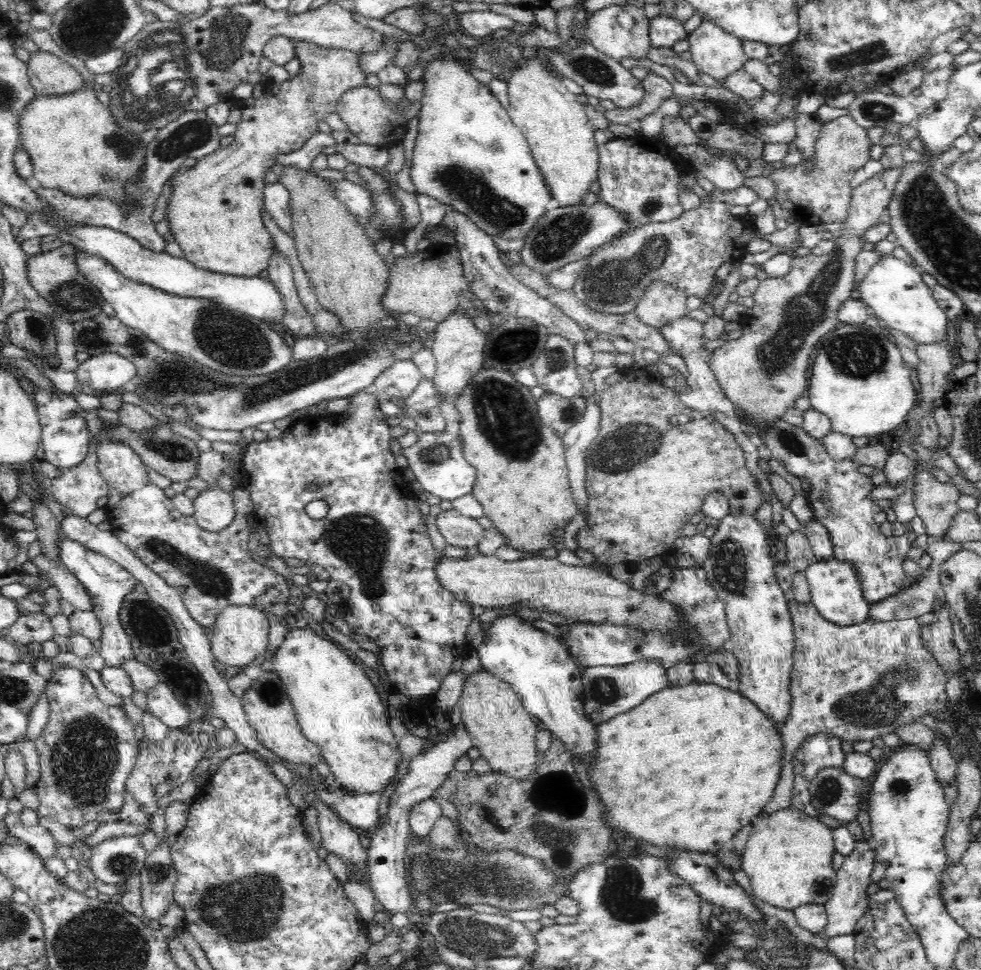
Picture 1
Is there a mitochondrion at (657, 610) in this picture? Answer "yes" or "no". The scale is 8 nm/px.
no

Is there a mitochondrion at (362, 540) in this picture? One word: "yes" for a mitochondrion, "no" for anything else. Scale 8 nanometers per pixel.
yes

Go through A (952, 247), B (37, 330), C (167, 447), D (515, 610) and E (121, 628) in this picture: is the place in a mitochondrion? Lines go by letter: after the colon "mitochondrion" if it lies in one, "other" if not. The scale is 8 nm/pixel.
A: mitochondrion
B: mitochondrion
C: mitochondrion
D: other
E: other

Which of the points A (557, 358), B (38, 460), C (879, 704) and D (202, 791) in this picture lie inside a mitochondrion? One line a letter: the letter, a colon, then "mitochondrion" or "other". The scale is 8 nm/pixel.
A: mitochondrion
B: other
C: mitochondrion
D: other

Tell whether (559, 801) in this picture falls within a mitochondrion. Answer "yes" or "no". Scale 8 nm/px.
yes

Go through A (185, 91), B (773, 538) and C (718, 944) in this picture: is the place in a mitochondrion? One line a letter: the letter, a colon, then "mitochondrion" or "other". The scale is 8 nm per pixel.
A: mitochondrion
B: other
C: other

